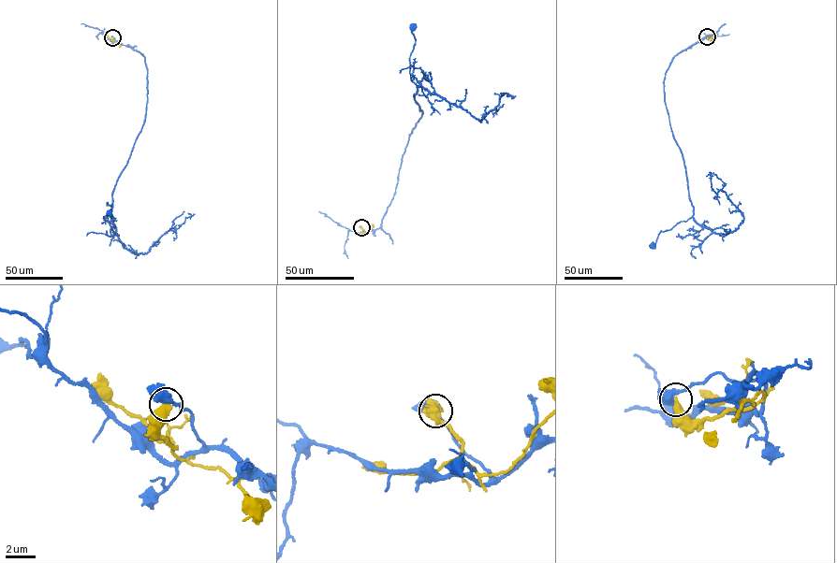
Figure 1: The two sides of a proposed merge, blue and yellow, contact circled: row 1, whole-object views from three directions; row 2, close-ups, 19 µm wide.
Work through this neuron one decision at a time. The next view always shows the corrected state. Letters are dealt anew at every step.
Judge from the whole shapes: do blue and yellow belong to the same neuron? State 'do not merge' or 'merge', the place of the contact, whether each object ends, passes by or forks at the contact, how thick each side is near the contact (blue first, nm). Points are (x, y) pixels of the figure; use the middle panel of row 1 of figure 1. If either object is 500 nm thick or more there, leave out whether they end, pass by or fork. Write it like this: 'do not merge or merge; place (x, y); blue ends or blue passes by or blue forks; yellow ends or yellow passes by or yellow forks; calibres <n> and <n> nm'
do not merge; place (361, 227); calibres 500 and 500 nm

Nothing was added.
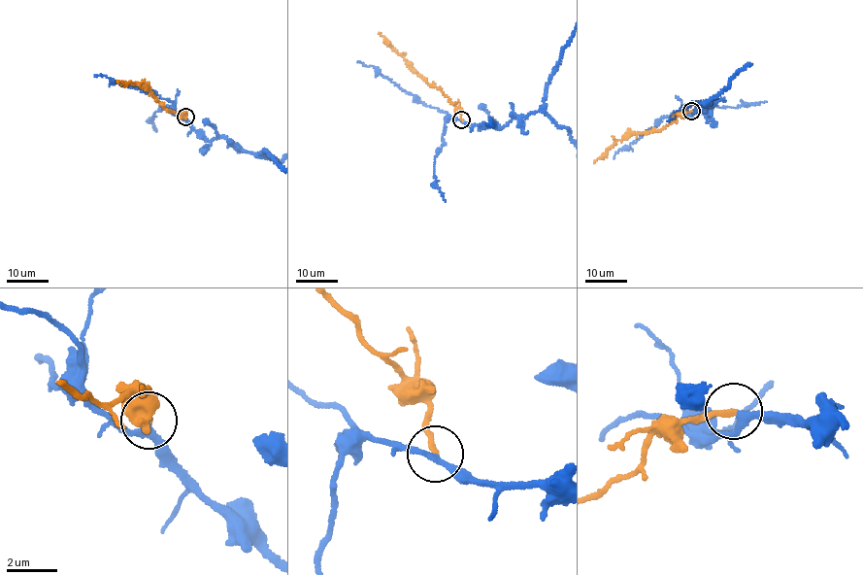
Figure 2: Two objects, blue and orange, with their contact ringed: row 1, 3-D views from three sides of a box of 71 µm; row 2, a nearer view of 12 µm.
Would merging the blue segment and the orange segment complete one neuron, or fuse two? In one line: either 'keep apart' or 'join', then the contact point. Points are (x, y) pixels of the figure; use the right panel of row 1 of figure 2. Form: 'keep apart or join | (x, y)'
join | (691, 111)

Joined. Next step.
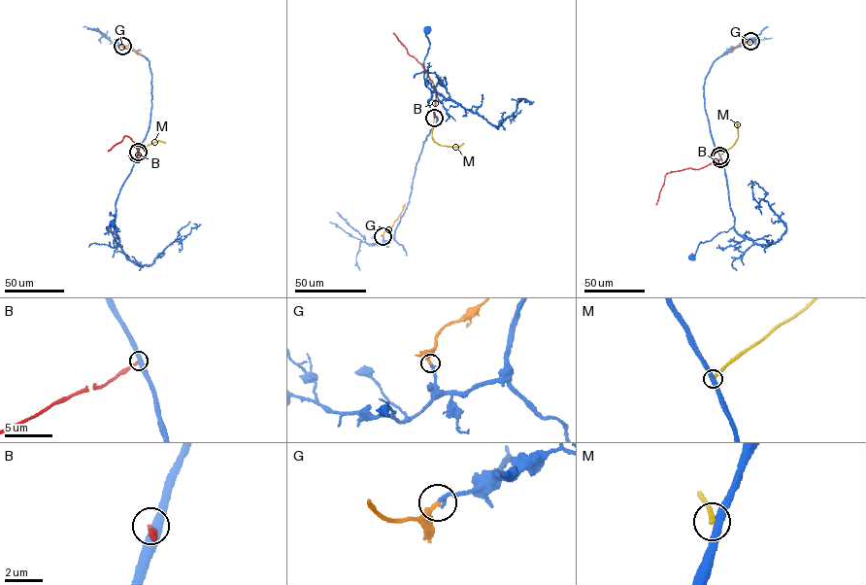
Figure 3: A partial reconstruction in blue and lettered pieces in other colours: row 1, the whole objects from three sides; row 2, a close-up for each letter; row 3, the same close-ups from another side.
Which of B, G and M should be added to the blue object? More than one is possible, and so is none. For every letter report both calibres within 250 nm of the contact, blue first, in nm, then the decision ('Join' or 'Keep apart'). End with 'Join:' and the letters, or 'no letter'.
B: Thickness 460 nm (blue) against 220 nm. Keep apart
G: Thickness 200 nm (blue) against 320 nm. Join
M: Thickness 400 nm (blue) against 240 nm. Keep apart
Join: G

